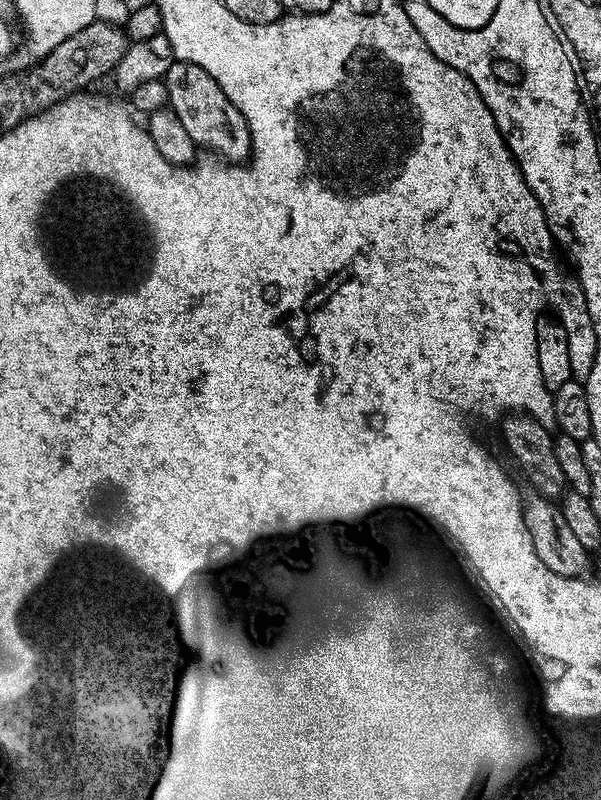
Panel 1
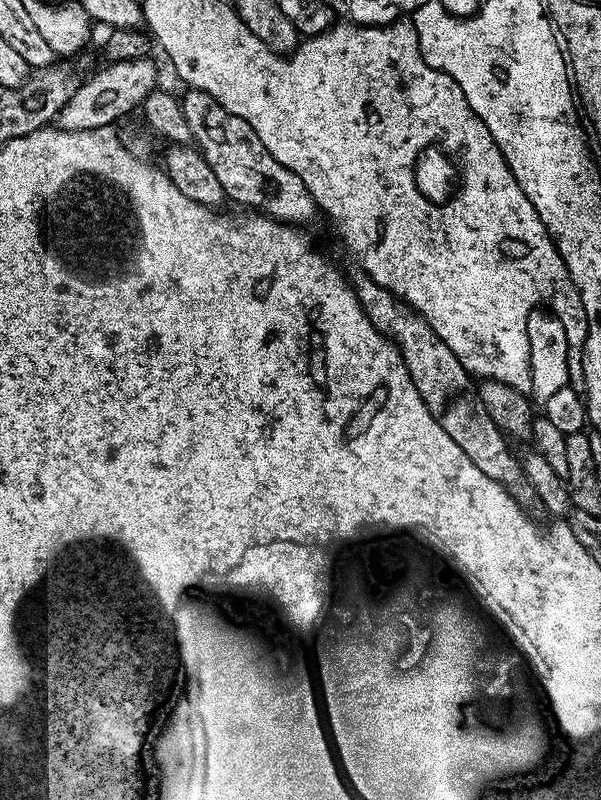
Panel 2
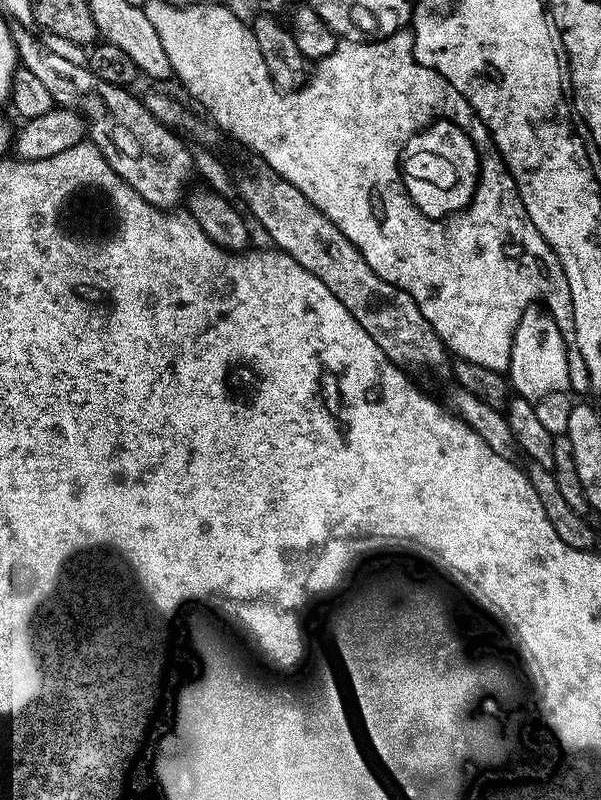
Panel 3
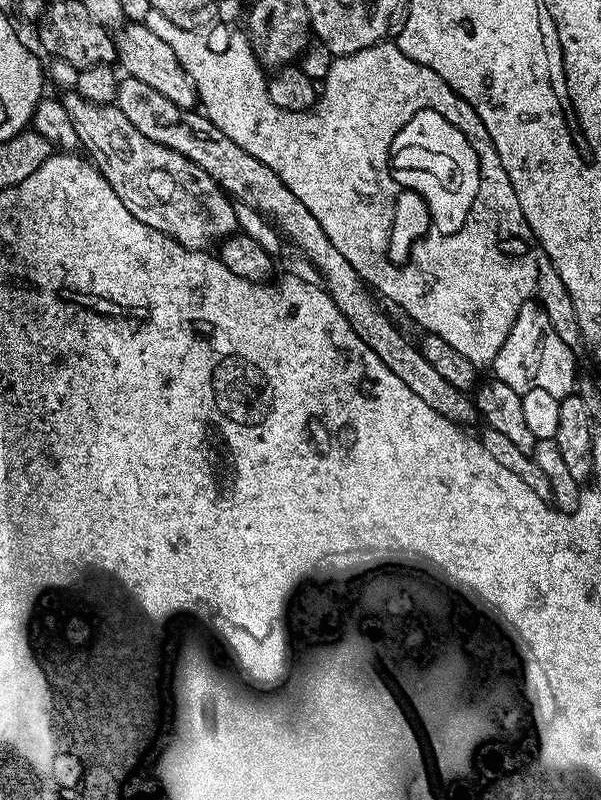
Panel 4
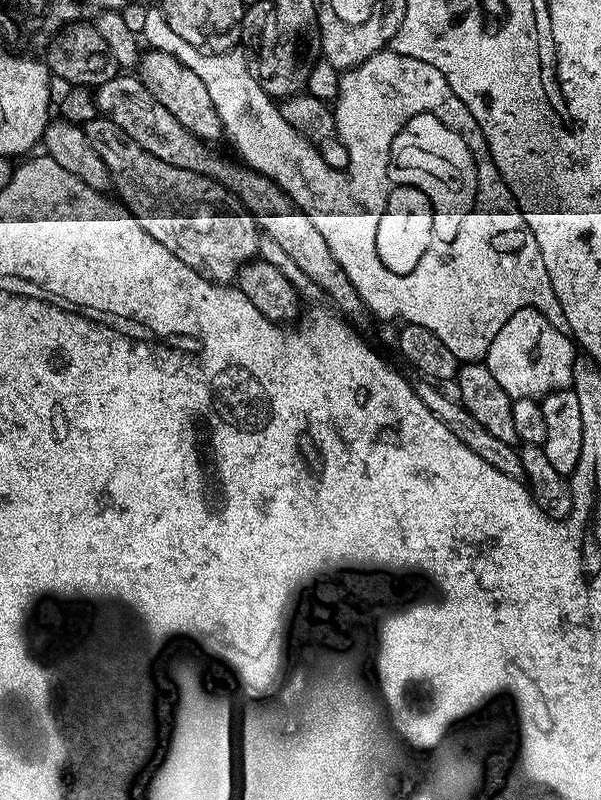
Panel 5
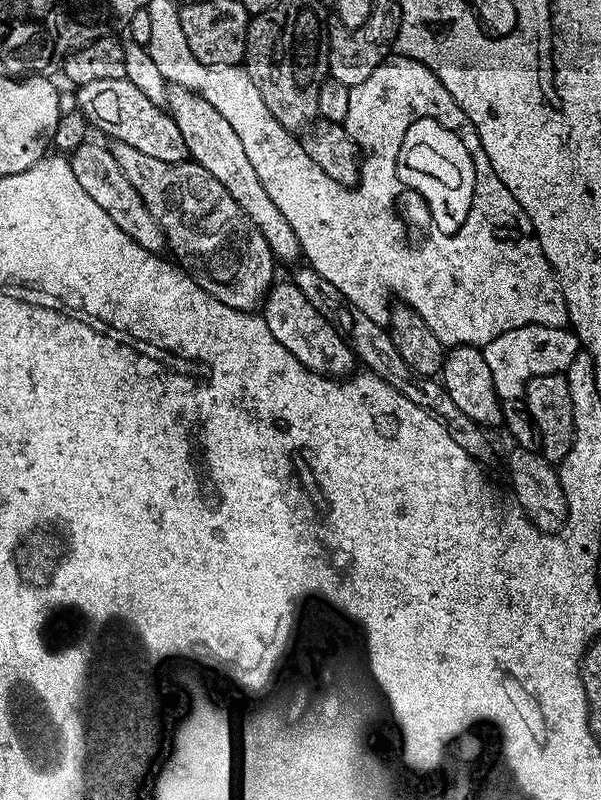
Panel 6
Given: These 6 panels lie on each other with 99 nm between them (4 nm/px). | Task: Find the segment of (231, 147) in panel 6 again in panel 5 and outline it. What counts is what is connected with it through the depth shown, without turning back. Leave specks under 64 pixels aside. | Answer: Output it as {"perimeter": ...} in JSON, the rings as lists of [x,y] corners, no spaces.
{"perimeter":[[[155,50],[145,51],[140,57],[138,79],[146,86],[146,90],[150,90],[150,94],[154,94],[154,98],[158,98],[158,102],[162,102],[162,106],[166,106],[166,110],[170,110],[170,114],[174,114],[174,118],[178,118],[178,122],[182,122],[182,126],[186,126],[186,130],[190,130],[198,139],[209,142],[221,139],[218,110],[214,102],[210,102],[210,90],[206,90],[206,82],[202,82],[202,78],[198,78],[198,74],[194,74],[194,70],[187,68],[177,56]]]}

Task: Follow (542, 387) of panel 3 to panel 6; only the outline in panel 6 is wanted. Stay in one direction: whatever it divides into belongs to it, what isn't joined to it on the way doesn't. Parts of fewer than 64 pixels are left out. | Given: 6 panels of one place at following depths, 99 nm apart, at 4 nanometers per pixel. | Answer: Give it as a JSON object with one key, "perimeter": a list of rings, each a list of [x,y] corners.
{"perimeter":[[[537,324],[506,330],[506,334],[498,334],[494,342],[484,345],[482,349],[486,366],[494,378],[496,393],[504,402],[519,401],[524,394],[524,385],[530,382],[530,378],[538,378],[542,374],[558,376],[567,373],[570,362],[574,362],[574,354],[581,350],[580,339],[567,327],[551,328]]]}

